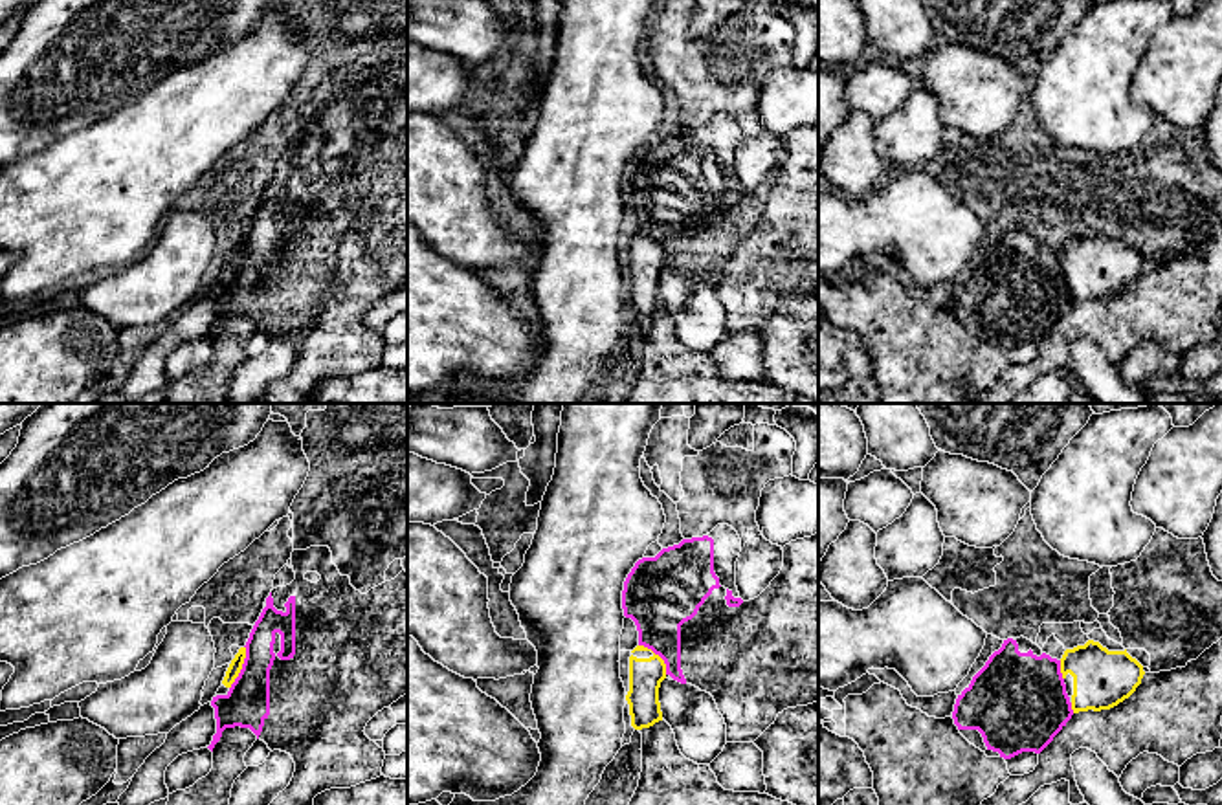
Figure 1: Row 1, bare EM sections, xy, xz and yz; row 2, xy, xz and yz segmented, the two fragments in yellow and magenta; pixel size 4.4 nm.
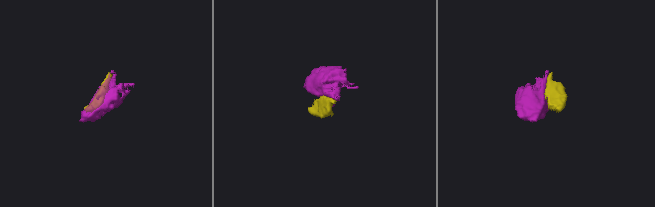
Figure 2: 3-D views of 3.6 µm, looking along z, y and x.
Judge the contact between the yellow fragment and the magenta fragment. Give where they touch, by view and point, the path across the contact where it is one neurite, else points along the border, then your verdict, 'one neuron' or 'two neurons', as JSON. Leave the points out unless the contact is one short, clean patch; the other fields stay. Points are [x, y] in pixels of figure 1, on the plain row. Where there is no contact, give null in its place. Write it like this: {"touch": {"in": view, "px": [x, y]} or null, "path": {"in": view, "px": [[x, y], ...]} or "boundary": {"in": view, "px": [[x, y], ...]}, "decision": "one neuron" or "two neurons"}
{"touch": {"in": "xy", "px": [241, 257]}, "decision": "two neurons"}

